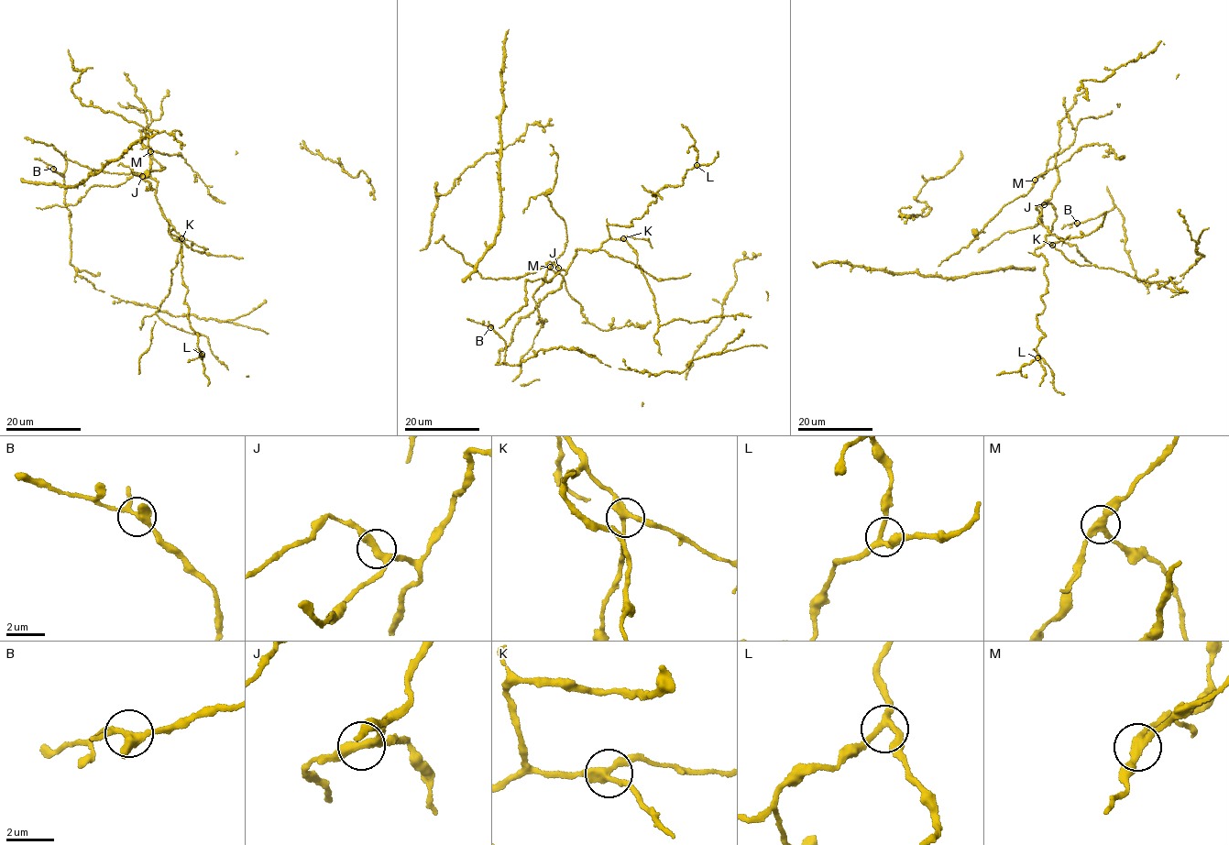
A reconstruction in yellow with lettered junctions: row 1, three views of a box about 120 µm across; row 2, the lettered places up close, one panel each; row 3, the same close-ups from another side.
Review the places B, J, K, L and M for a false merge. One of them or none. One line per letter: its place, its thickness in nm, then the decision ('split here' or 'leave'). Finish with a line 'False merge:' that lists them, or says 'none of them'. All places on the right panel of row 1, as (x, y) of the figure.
B: place (1077, 223); calibre 340 nm; leave
J: place (1044, 204); calibre 320 nm; leave
K: place (1052, 245); calibre 320 nm; leave
L: place (1037, 357); calibre 240 nm; leave
M: place (1035, 180); calibre 280 nm; split here
False merge: M

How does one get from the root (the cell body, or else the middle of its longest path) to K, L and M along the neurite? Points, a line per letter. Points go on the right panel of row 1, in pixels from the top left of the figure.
K: (1056, 160), (1058, 184), (1052, 197), (1041, 204), (1041, 215), (1037, 219), (1049, 233), (1046, 240), (1052, 245)
L: (1056, 160), (1058, 184), (1037, 219), (1049, 234), (1034, 252), (1045, 257), (1047, 281), (1037, 357)
M: (1056, 160), (1057, 153), (1047, 160), (1046, 171), (1035, 180)

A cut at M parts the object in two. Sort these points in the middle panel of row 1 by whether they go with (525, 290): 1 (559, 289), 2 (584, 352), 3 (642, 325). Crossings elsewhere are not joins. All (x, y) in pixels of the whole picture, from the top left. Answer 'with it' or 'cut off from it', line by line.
1: with it
2: with it
3: cut off from it

